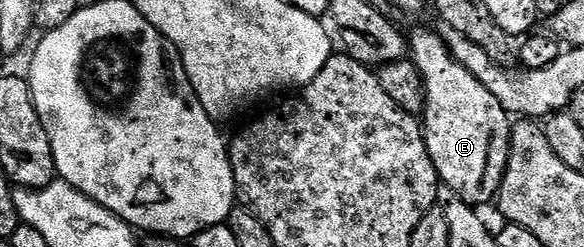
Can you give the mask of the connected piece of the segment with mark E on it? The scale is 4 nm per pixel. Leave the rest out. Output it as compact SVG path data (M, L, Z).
M436 29L417 30L413 35L408 35L407 41L411 61L421 74L421 85L425 87L423 129L427 152L435 164L438 179L469 206L482 208L488 202L490 205L496 199L507 172L511 116L503 104L499 104L499 100L495 100L495 96L491 96L491 92L487 92L487 88L483 88L483 84L479 84L479 80L475 80L467 68L463 68L463 64L459 64L459 60L449 55L447 44L443 44Z

